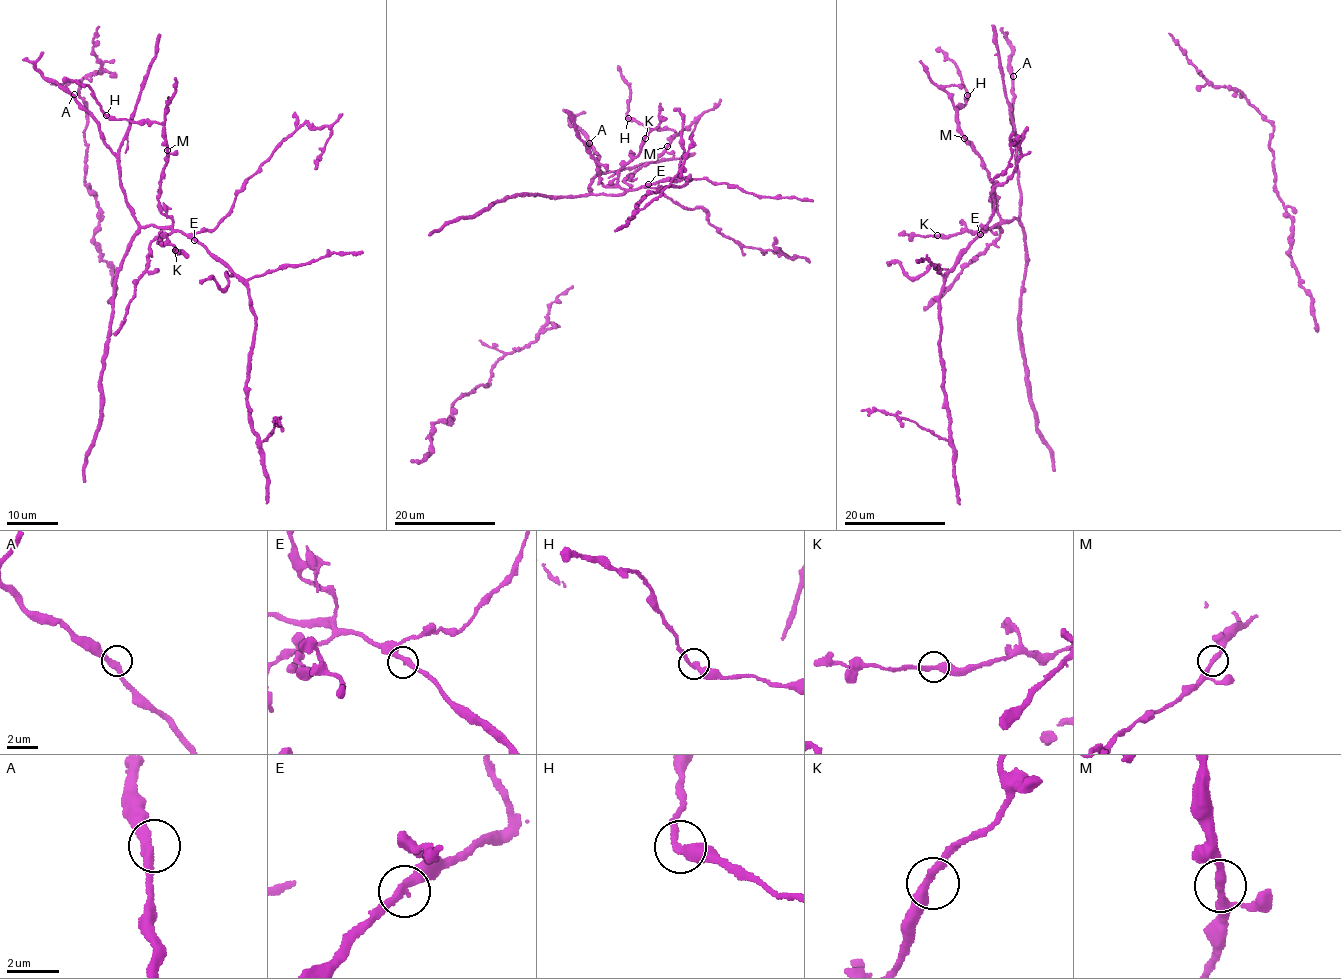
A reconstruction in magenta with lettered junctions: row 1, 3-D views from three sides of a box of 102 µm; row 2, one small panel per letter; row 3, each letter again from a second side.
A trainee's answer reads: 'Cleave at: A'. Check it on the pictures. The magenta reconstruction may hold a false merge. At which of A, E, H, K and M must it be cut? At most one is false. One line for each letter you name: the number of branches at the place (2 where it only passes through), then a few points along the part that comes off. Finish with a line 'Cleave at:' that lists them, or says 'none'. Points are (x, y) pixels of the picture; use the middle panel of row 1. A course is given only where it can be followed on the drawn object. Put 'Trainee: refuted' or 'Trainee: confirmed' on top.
Trainee: refuted
Cleave at: none

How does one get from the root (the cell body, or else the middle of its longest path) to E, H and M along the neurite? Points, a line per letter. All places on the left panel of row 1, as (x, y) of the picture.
E: (80, 105), (98, 124), (103, 142), (117, 159), (119, 184), (133, 217), (141, 226), (171, 227), (194, 240)
H: (80, 105), (117, 159), (133, 217), (141, 226), (170, 227), (159, 201), (168, 150), (163, 125), (107, 115)
M: (80, 105), (98, 124), (103, 142), (117, 159), (124, 201), (141, 226), (172, 225), (159, 201), (167, 150)

